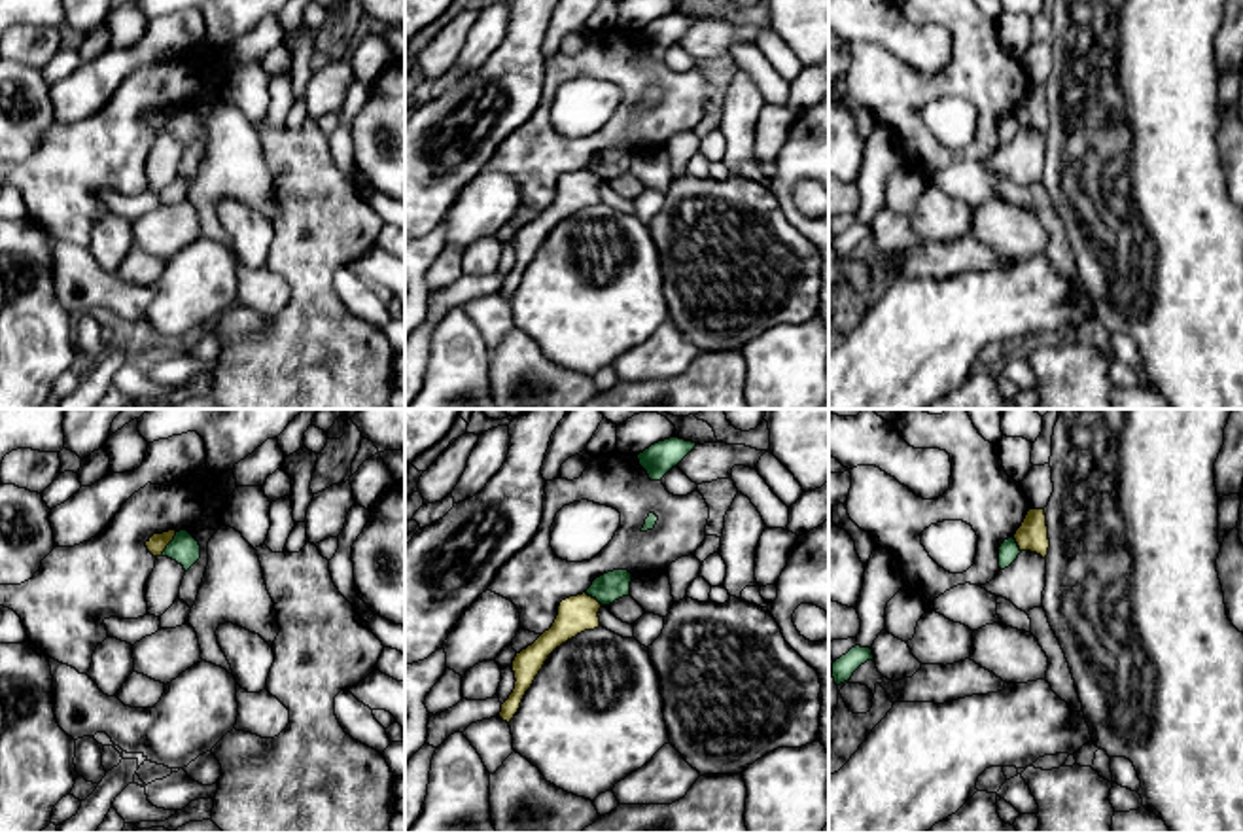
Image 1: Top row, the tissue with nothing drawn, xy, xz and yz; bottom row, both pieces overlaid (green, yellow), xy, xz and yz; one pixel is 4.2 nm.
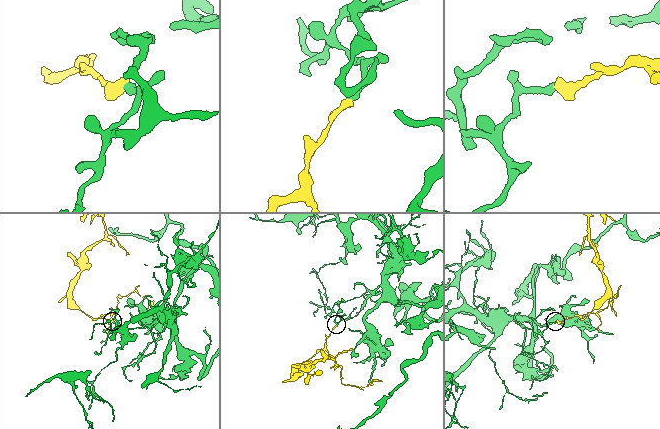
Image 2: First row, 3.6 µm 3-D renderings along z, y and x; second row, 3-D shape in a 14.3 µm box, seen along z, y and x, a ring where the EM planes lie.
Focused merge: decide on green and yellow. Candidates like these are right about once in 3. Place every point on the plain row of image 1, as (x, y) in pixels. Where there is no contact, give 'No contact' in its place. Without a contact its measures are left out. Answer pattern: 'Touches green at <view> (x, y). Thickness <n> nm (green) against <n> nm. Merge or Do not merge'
Touches green at xy (169, 120). Thickness 120 nm (green) against 80 nm. Do not merge

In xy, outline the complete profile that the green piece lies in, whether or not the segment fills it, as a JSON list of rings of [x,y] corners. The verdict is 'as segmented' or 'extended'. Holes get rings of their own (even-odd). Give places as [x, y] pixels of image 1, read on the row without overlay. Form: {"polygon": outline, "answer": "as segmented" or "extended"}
{"polygon": [[[180,106],[161,133],[176,136],[187,148],[201,134],[201,121],[187,106]]], "answer": "as segmented"}

